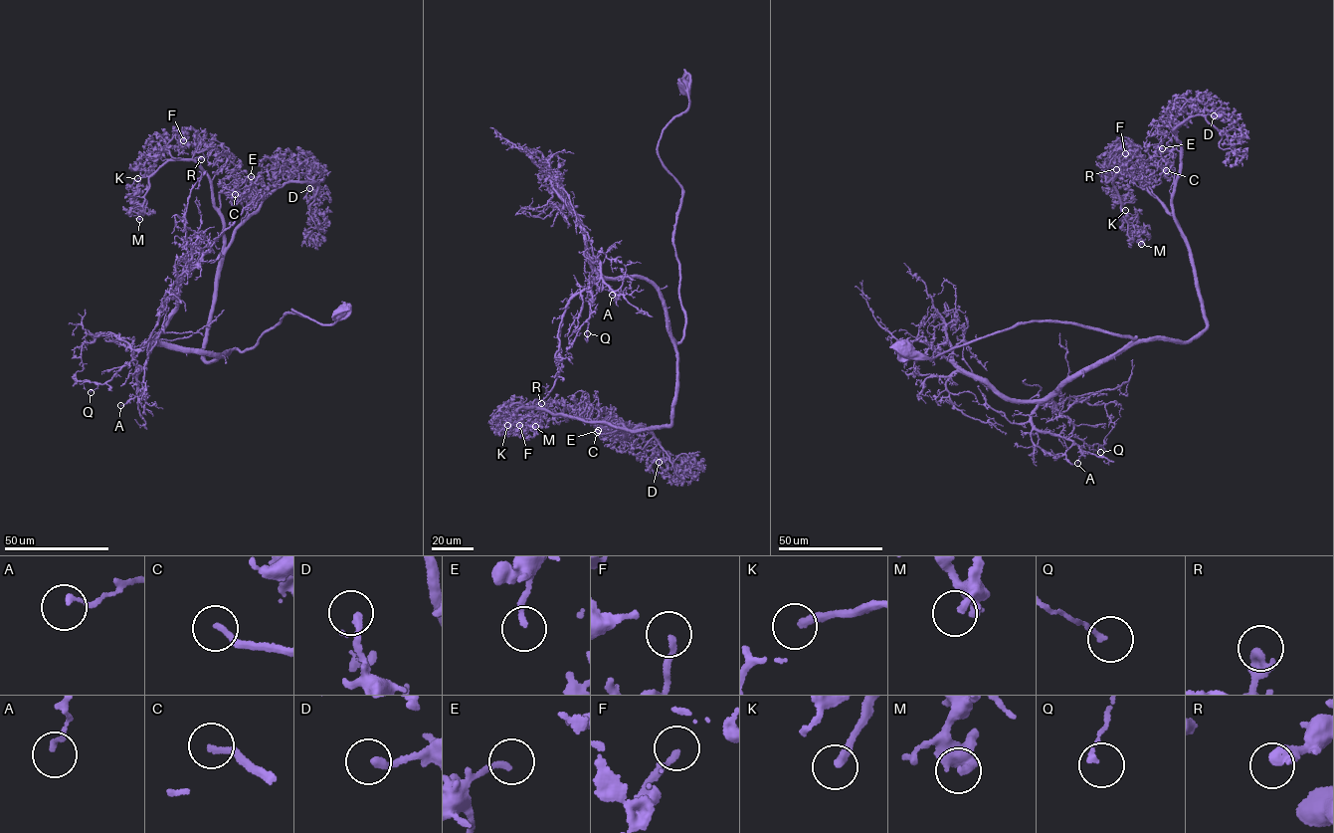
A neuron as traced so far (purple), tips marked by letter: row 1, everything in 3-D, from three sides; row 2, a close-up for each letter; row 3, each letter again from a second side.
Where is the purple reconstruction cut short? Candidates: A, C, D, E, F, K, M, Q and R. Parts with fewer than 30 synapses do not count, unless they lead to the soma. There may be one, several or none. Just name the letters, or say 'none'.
C, K

